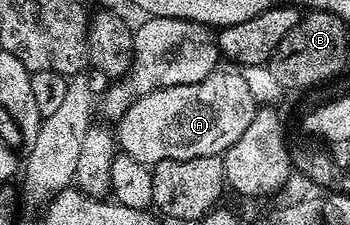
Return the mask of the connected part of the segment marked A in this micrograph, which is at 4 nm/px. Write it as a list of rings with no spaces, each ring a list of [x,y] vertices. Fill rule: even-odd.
[[[238,70],[222,71],[212,71],[202,81],[192,82],[190,85],[172,85],[144,94],[117,121],[117,147],[132,158],[136,158],[136,162],[144,162],[151,166],[165,160],[222,156],[230,149],[232,142],[236,142],[236,138],[240,138],[240,134],[248,130],[248,122],[252,122],[256,111],[252,91],[248,88],[243,73]]]

